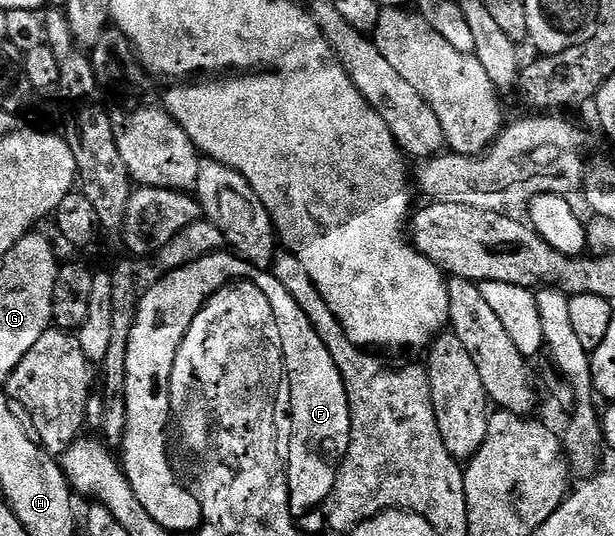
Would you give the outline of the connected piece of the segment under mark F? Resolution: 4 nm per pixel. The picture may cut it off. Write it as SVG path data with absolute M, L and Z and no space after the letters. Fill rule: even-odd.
M259 271L259 274L255 277L255 282L253 282L254 288L258 290L261 294L263 301L265 302L266 308L271 309L271 313L275 316L275 329L279 332L279 349L283 352L283 369L287 372L287 385L291 388L291 442L287 445L287 455L285 451L285 469L291 472L291 505L295 509L311 509L314 505L322 506L328 495L333 491L335 486L335 474L337 472L336 466L343 459L343 454L347 452L349 447L349 439L351 438L351 412L349 411L349 403L347 402L347 392L345 391L345 383L339 377L339 368L335 366L335 360L329 355L329 351L325 347L325 343L321 339L319 330L313 327L313 323L309 318L307 318L308 310L302 308L295 302L295 297L274 277L273 274L267 273L271 271Z

